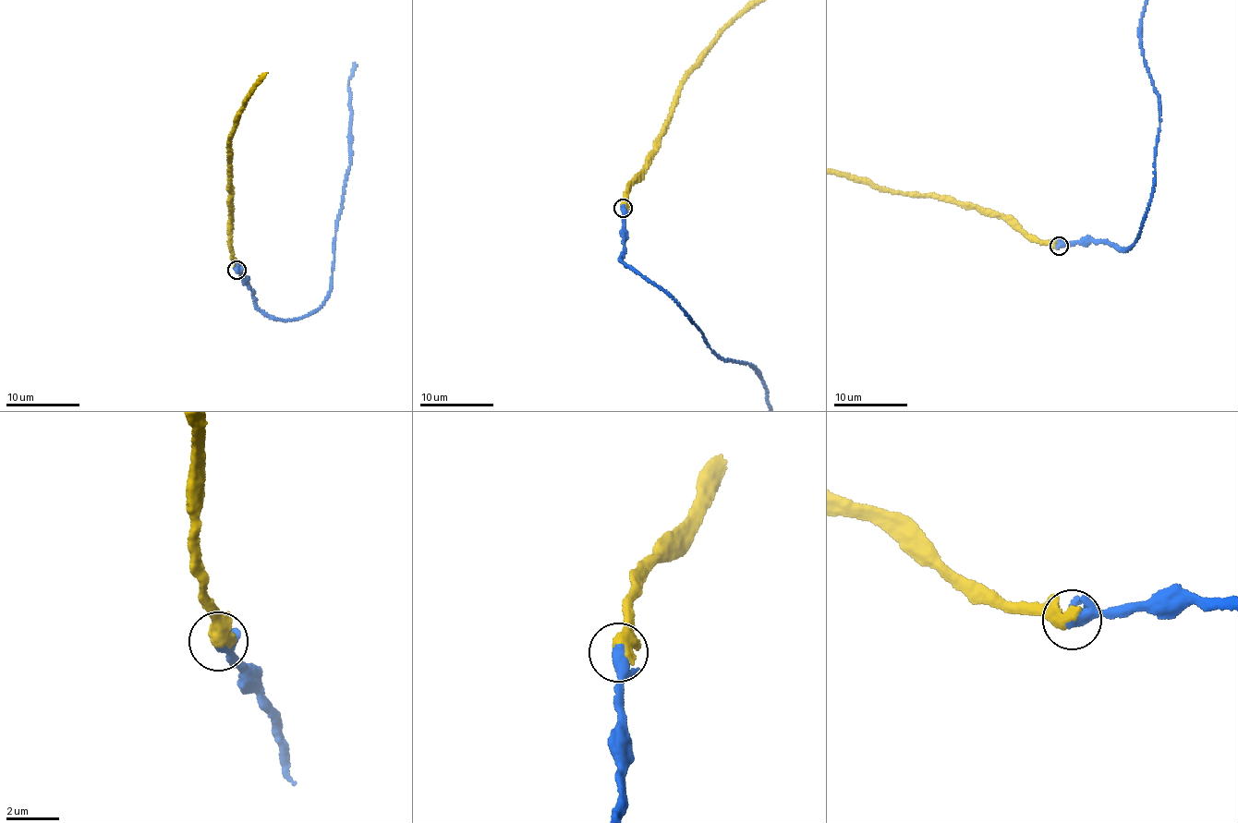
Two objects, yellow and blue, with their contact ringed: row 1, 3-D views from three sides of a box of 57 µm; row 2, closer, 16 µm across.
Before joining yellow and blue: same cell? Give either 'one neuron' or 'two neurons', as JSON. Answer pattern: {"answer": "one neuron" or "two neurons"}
{"answer": "one neuron"}

